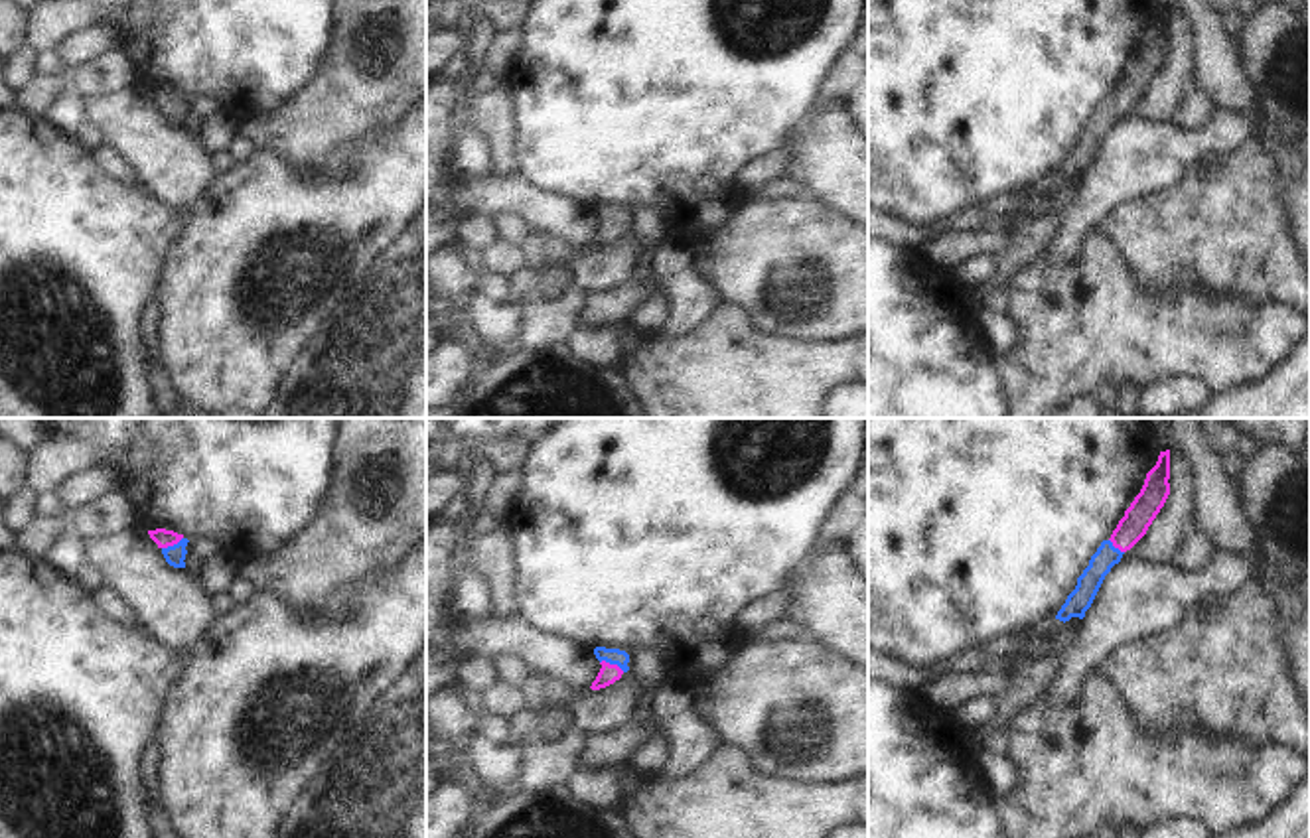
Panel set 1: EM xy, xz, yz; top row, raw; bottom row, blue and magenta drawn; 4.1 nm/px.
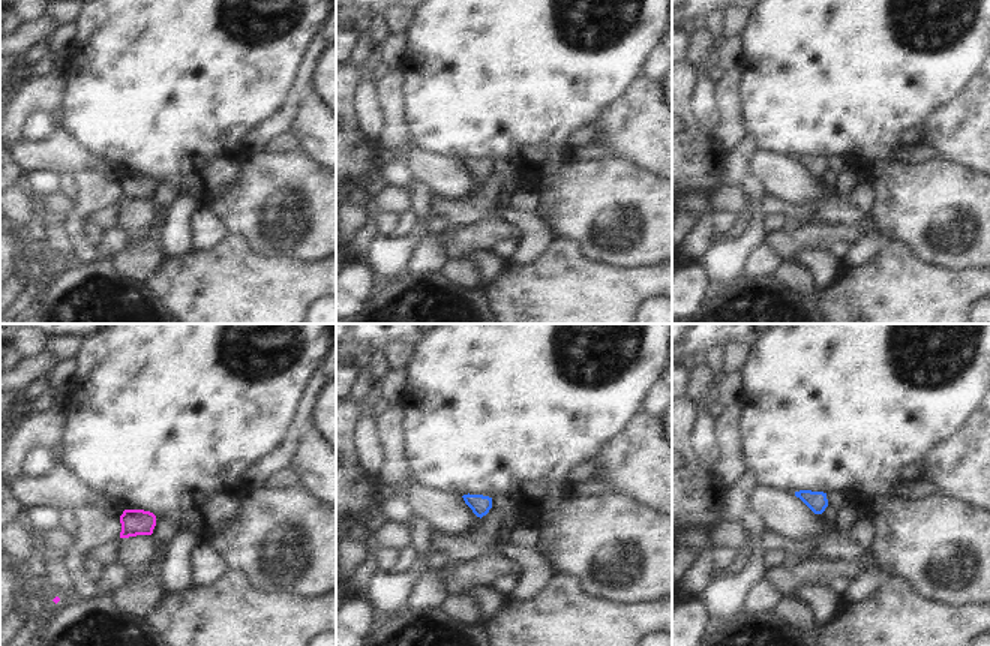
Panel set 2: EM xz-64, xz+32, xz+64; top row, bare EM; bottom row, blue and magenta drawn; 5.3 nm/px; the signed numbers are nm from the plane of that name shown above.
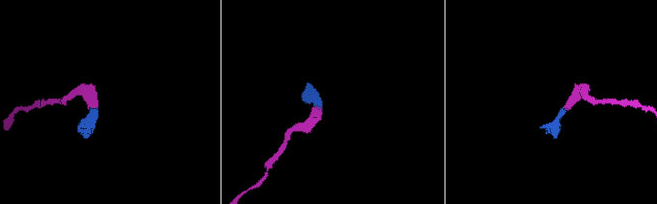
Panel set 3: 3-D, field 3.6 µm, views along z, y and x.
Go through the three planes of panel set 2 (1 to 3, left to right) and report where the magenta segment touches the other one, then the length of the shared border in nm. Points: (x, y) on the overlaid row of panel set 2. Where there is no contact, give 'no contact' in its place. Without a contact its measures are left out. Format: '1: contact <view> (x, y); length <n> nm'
1: no contact
2: no contact
3: no contact

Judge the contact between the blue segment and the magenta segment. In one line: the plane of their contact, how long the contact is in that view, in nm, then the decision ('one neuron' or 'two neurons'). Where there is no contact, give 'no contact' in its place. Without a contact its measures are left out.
xz | 110 nm | one neuron

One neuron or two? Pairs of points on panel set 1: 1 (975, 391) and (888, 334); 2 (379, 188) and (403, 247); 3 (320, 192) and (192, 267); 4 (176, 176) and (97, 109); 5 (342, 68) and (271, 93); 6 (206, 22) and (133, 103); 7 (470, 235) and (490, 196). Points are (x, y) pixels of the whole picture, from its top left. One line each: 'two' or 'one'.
1: one
2: two
3: one
4: one
5: two
6: two
7: two

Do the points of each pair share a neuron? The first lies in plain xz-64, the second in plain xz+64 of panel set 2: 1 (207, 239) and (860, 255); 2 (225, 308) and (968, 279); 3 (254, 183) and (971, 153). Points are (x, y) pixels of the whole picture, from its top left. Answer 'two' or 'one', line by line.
1: one
2: one
3: two

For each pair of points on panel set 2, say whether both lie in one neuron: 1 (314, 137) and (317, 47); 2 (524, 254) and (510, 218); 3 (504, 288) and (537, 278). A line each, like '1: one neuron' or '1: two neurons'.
1: two neurons
2: one neuron
3: one neuron

